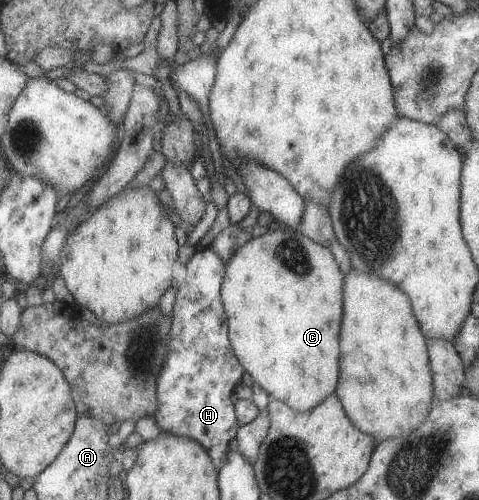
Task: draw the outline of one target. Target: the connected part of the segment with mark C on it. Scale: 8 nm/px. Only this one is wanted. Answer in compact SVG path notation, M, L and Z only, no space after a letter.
M271 227L264 235L251 238L242 248L238 248L238 252L234 252L234 256L230 258L228 266L225 266L221 296L228 320L229 339L236 358L244 367L245 372L248 372L255 382L268 392L271 398L281 400L284 404L288 404L292 410L296 410L296 412L308 412L308 410L316 408L318 404L322 404L330 394L336 392L338 378L340 378L338 336L340 336L340 320L342 320L343 308L342 278L344 278L344 274L342 274L339 264L328 247L322 246L310 240L306 235L294 232L294 230L286 227L284 229Z

